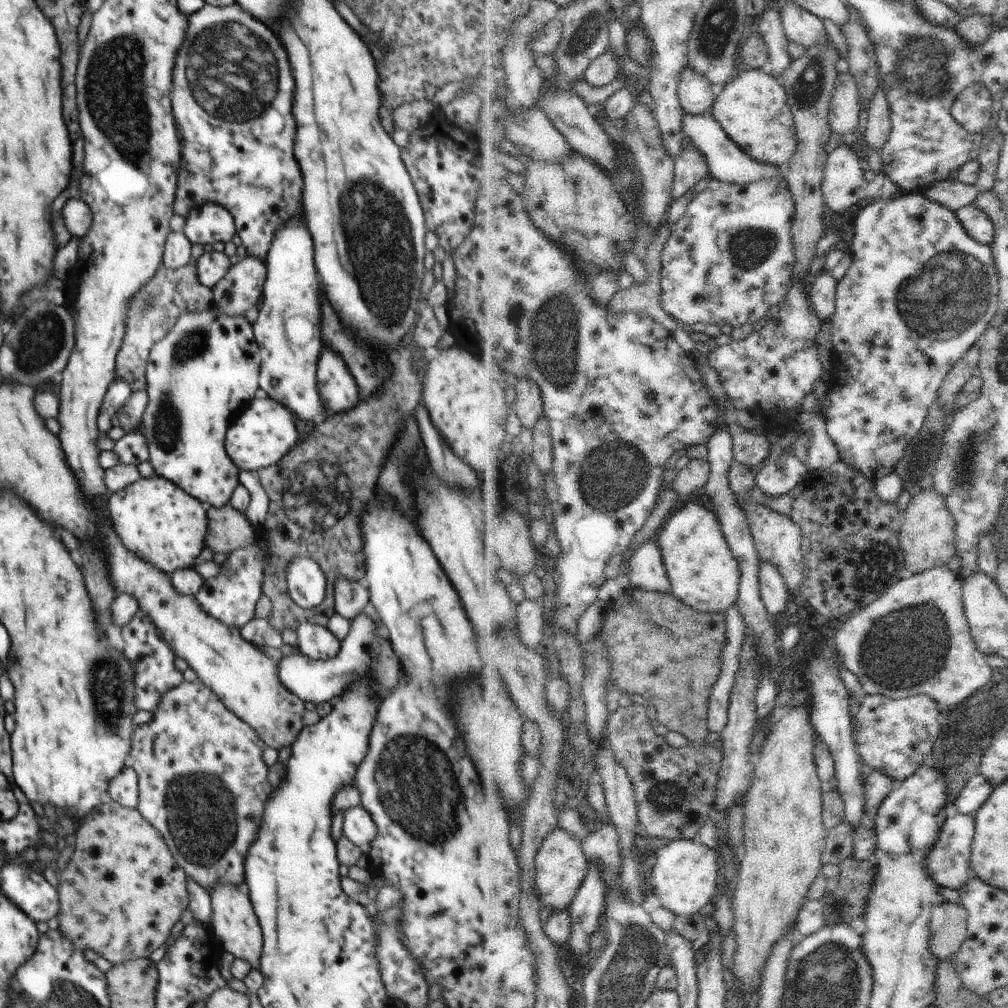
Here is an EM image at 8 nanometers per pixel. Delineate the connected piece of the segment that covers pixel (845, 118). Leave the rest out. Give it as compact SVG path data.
M849 72L841 74L838 88L833 99L833 108L829 120L833 133L850 135L860 126L862 100L856 78Z

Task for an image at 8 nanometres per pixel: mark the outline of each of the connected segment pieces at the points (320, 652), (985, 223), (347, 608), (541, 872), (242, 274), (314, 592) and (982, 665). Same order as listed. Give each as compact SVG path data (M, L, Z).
M302 622L295 632L298 652L311 660L327 660L341 650L341 642L324 626Z
M973 203L956 210L963 228L974 238L984 245L992 245L995 236L995 227L992 220L983 209Z
M340 577L335 582L333 590L338 603L338 614L343 618L352 620L370 609L369 593L358 579Z
M558 828L544 842L537 857L537 886L543 906L553 912L570 909L579 896L589 874L590 861L583 848L583 835L574 836L572 832Z
M249 255L242 258L211 290L213 306L228 315L244 315L262 297L266 274L264 261Z
M296 555L285 572L287 590L296 605L314 609L325 598L325 576L316 561L308 556Z
M947 564L928 571L907 575L896 587L864 612L847 619L839 627L833 640L841 652L843 664L862 682L867 695L885 695L892 699L906 699L915 695L930 696L940 709L956 708L960 702L980 690L994 669L979 652L971 626L963 608L963 579Z

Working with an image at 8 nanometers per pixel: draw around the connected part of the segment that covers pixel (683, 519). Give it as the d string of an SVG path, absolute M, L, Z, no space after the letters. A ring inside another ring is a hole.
M706 499L689 502L662 529L659 542L671 577L673 594L702 613L726 613L738 604L743 569L729 544L718 514Z

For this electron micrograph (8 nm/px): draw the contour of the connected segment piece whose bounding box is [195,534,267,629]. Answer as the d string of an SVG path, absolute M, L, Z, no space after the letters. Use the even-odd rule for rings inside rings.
M259 534L251 546L241 547L228 553L226 561L219 566L218 575L205 581L203 588L200 588L195 595L195 600L209 616L223 624L242 629L255 618L256 603L263 593L262 584L266 560L267 544Z

